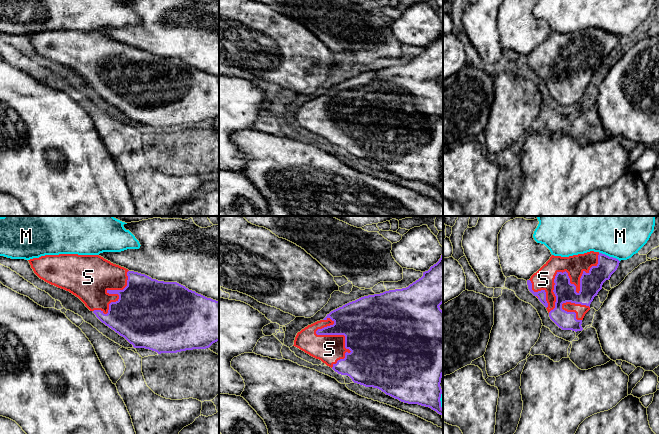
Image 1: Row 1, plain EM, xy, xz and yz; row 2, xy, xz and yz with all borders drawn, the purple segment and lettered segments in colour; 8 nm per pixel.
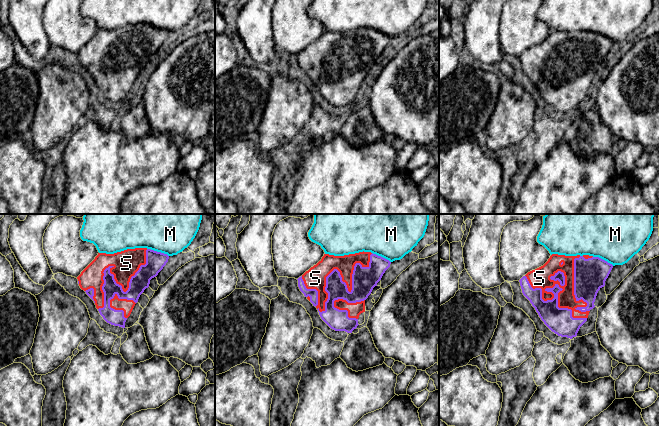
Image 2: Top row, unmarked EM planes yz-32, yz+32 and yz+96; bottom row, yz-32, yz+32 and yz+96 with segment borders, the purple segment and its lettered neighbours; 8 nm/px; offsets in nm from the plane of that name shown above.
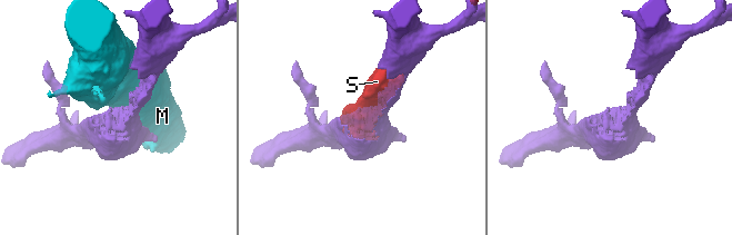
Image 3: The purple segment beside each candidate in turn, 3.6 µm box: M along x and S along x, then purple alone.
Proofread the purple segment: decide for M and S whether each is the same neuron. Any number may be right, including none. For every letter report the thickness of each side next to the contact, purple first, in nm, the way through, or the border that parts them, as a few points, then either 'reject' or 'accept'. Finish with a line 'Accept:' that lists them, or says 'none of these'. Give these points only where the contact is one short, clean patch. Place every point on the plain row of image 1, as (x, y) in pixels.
M: 170/280 nm | reject
S: 180/170 nm | accept
Accept: S

